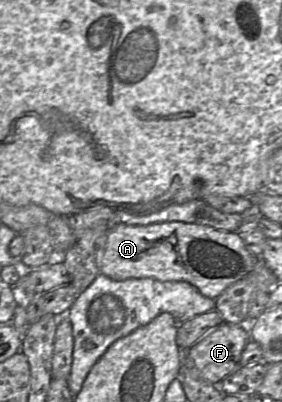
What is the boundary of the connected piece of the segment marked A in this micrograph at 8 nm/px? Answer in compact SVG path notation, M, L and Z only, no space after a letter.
M165 222L149 225L115 224L96 254L99 272L112 280L153 278L184 281L205 297L216 299L231 284L247 275L260 256L251 254L242 237L196 223Z

